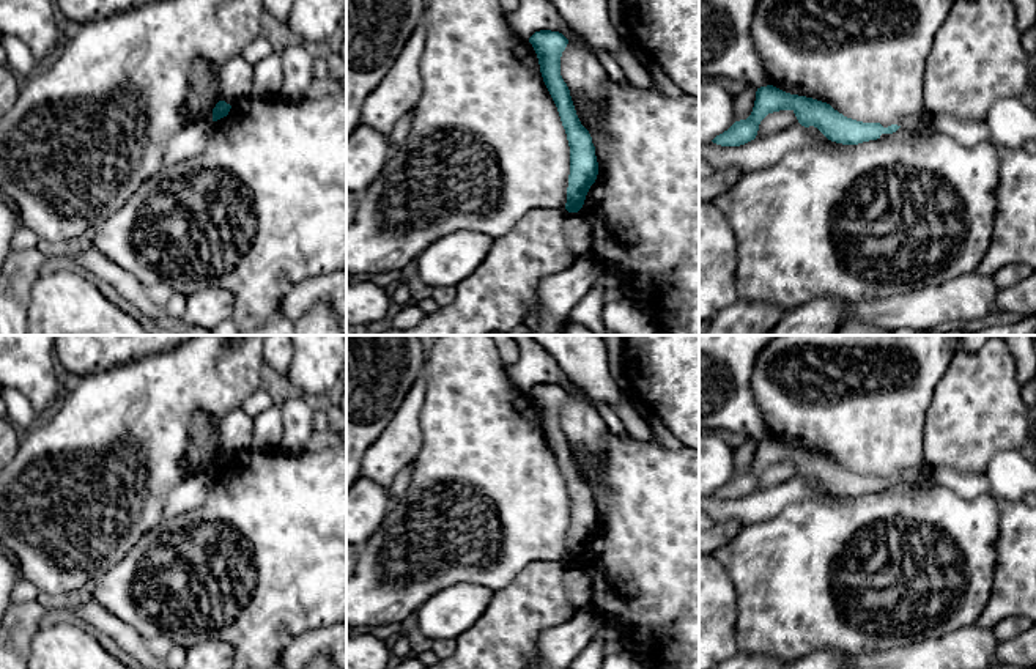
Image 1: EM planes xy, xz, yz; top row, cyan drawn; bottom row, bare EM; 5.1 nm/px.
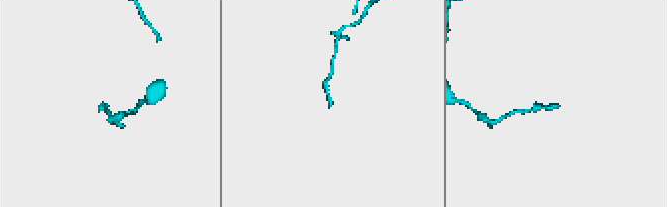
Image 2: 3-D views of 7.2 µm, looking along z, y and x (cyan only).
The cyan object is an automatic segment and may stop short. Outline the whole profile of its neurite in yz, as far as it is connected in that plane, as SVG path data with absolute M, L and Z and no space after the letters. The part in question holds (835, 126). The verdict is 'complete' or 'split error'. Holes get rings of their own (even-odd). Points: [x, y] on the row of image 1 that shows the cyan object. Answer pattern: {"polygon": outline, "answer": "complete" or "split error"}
{"polygon": "M773 85L760 87L751 115L735 121L727 131L712 142L721 146L740 146L756 139L760 121L773 112L792 110L805 128L817 128L828 140L842 145L858 145L880 139L882 134L893 134L901 126L883 128L880 123L863 123L844 116L830 104L786 93Z", "answer": "complete"}

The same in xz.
{"polygon": "M540 30L529 38L529 43L537 54L543 82L557 107L570 146L565 209L568 213L578 213L584 205L590 186L597 179L598 162L592 137L581 124L570 90L561 76L561 57L568 39L559 31Z", "answer": "complete"}

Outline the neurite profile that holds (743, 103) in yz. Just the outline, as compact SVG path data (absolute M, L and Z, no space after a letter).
M748 87L734 99L735 121L746 120L754 107L757 88Z

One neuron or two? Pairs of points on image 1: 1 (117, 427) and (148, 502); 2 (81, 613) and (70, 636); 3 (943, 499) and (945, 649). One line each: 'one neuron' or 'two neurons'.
1: one neuron
2: two neurons
3: two neurons

